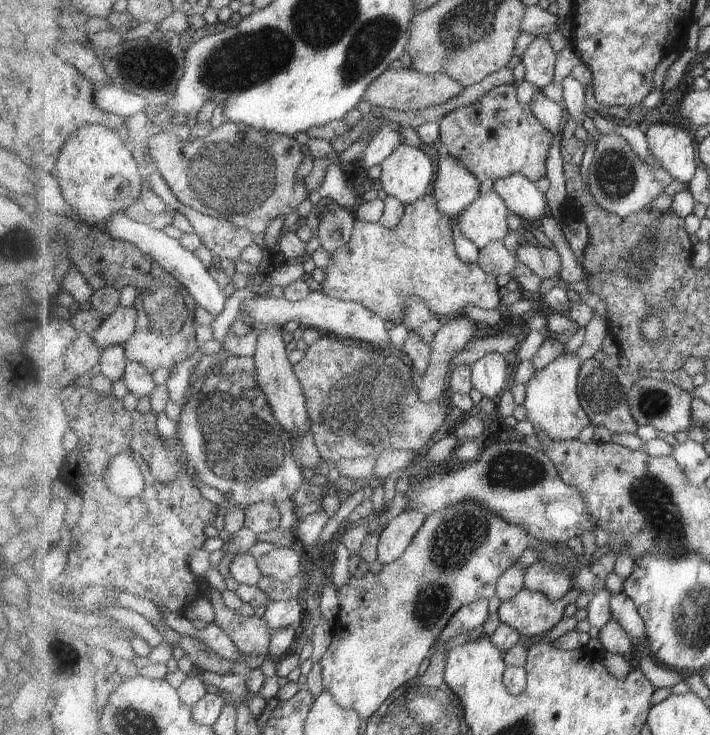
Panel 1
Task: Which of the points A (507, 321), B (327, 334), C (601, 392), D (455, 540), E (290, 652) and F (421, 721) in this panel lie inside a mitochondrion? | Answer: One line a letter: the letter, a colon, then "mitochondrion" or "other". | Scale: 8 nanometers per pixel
A: other
B: other
C: mitochondrion
D: mitochondrion
E: other
F: mitochondrion

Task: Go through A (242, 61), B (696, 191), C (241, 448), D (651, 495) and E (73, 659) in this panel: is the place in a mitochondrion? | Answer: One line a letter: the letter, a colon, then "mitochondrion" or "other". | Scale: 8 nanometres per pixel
A: mitochondrion
B: other
C: mitochondrion
D: mitochondrion
E: mitochondrion

